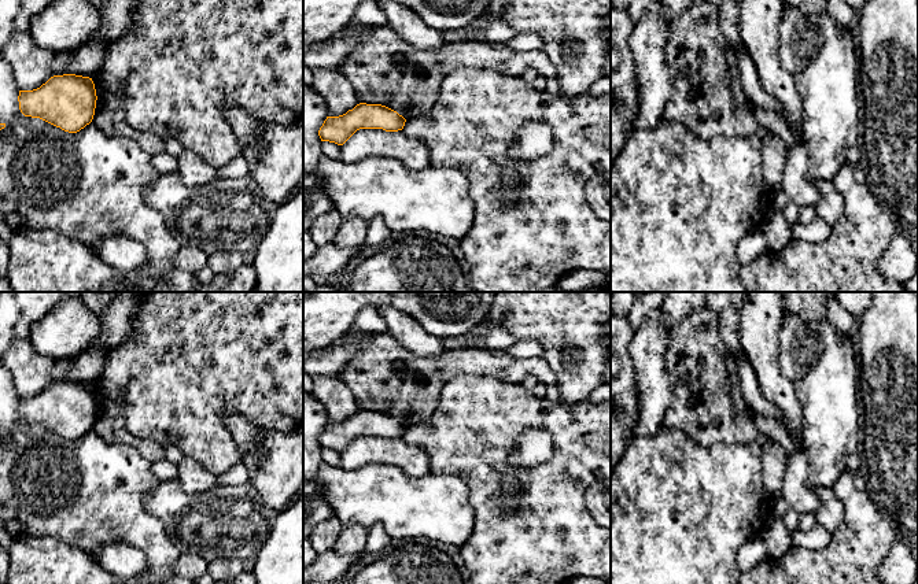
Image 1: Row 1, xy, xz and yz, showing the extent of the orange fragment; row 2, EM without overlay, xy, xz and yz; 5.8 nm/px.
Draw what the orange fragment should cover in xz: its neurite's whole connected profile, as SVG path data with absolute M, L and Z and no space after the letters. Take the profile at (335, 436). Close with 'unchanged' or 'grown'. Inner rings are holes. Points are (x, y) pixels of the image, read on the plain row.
M360 410L343 422L327 424L318 443L321 448L343 452L360 436L398 439L405 429L402 422L386 413Z; unchanged

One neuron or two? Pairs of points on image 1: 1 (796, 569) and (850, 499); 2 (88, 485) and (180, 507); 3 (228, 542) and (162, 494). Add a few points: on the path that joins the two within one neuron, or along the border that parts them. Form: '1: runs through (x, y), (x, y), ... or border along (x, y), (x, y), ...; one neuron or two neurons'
1: runs through (818, 568), (851, 535), (851, 521); one neuron
2: border along (158, 481), (147, 498), (146, 507), (165, 527); two neurons
3: runs through (212, 529), (206, 524), (194, 522), (179, 510); one neuron

